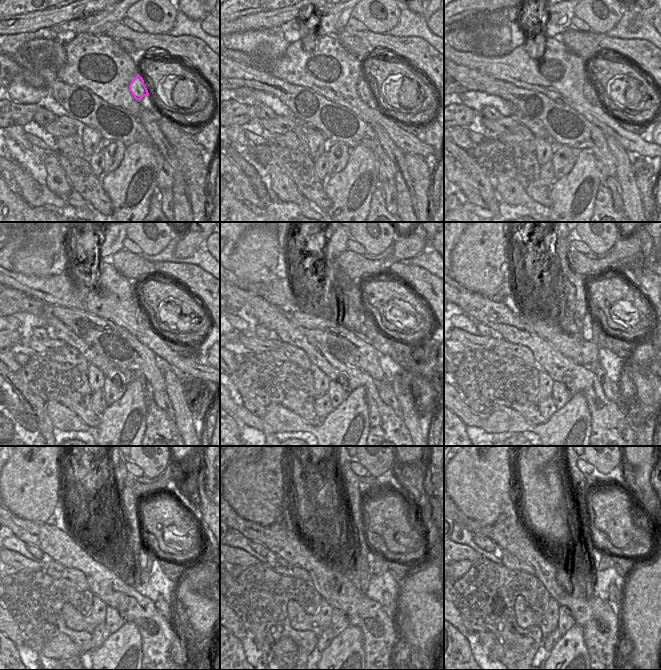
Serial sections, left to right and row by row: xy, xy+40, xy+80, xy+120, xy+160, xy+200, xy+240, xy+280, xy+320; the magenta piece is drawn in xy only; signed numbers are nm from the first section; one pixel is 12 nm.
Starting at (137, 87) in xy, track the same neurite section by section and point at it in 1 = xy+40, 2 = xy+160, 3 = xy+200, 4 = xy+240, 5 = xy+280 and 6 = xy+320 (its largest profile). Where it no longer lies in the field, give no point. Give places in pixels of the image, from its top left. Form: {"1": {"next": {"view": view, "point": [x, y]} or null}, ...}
{"1": {"next": {"view": "xy+40", "point": [366, 94]}}, "2": {"next": {"view": "xy+160", "point": [364, 318]}}, "3": {"next": {"view": "xy+200", "point": [591, 330]}}, "4": {"next": {"view": "xy+240", "point": [149, 562]}}, "5": {"next": {"view": "xy+280", "point": [378, 563]}}, "6": {"next": {"view": "xy+320", "point": [599, 562]}}}

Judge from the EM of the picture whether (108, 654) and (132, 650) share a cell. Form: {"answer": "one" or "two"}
{"answer": "one"}

